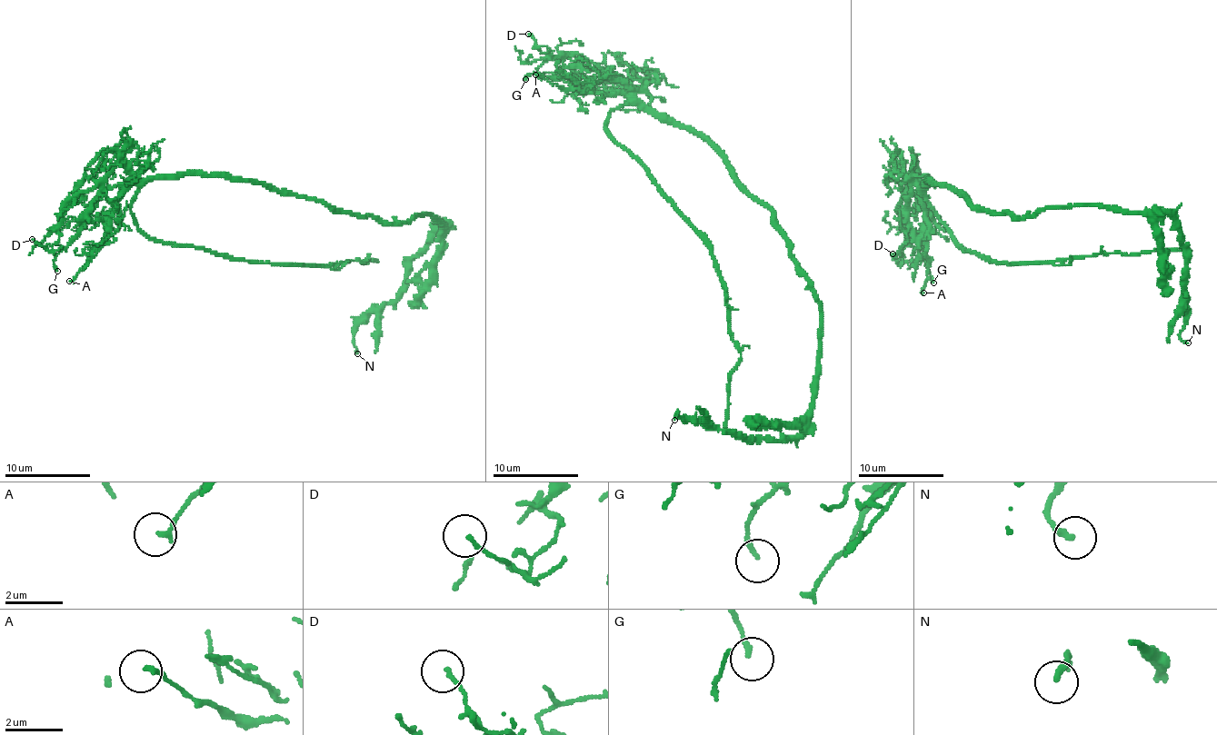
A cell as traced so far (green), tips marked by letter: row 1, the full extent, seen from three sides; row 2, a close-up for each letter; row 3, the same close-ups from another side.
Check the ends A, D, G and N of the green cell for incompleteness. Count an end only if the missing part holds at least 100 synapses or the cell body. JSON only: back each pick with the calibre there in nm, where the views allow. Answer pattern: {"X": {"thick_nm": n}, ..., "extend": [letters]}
{"extend": []}

